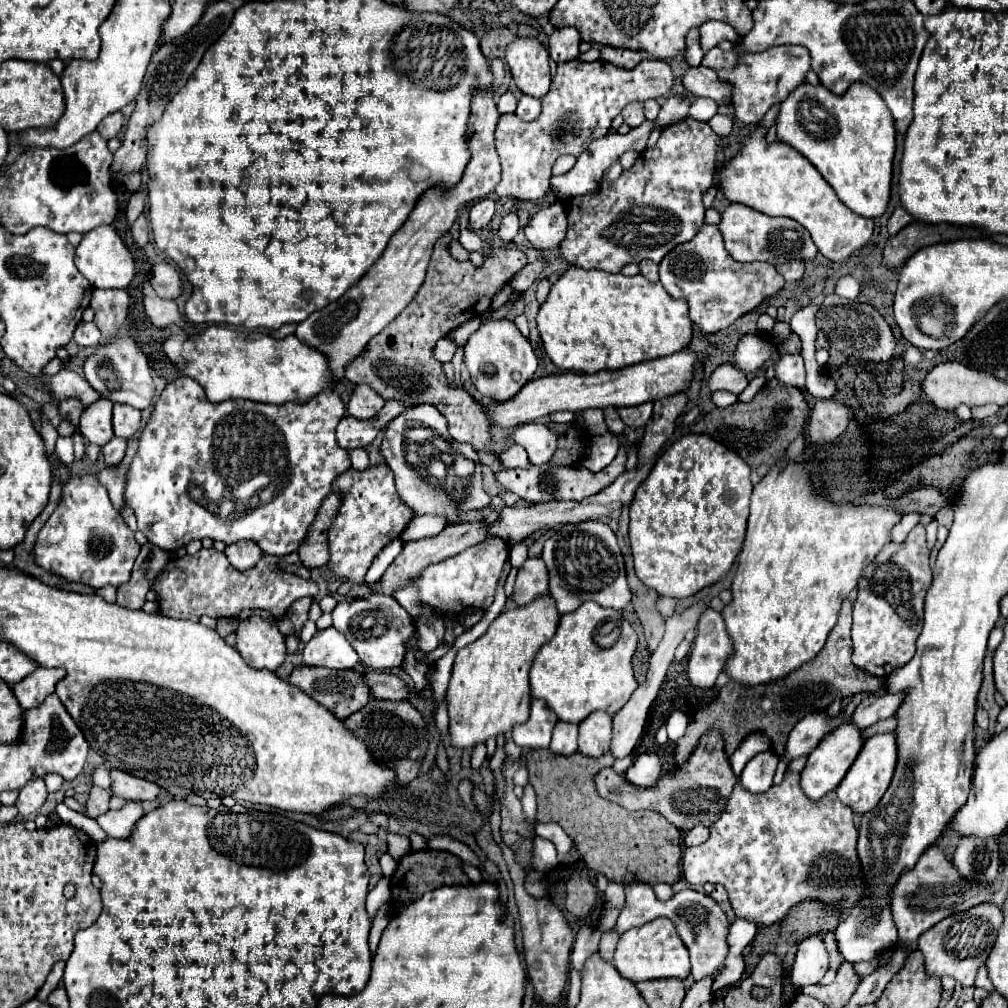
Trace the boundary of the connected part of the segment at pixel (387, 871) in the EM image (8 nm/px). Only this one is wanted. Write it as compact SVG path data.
M384 853L384 855L382 855L382 859L380 859L380 867L382 867L384 877L386 877L386 879L390 879L390 877L394 875L394 871L396 871L398 863L396 863L388 853Z

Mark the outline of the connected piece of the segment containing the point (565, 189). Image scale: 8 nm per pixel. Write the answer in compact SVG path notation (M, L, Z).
M644 121L640 127L630 129L630 133L626 133L626 135L608 133L608 137L592 141L590 147L586 149L586 153L578 157L578 161L576 161L576 165L574 165L572 171L568 171L568 173L564 173L564 175L560 175L560 177L552 177L552 185L554 185L554 189L558 191L558 195L560 195L562 199L568 199L568 197L574 197L574 195L590 193L590 191L600 183L604 171L612 165L614 159L620 159L620 155L626 153L626 151L638 151L638 153L642 153L642 151L646 149L650 129L652 129L652 121Z

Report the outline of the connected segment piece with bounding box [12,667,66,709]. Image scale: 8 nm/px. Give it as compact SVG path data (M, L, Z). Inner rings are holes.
M38 667L34 673L24 677L20 683L12 685L12 691L22 705L22 709L32 709L44 703L44 699L54 693L56 683L66 677L64 669L48 669L48 667Z

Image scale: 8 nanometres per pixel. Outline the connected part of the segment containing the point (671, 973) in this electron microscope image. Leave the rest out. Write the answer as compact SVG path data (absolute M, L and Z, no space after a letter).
M654 919L642 927L628 929L616 945L612 963L618 969L618 973L632 983L666 977L686 979L690 973L690 953L688 949L684 949L684 943L680 941L676 927L668 919Z

